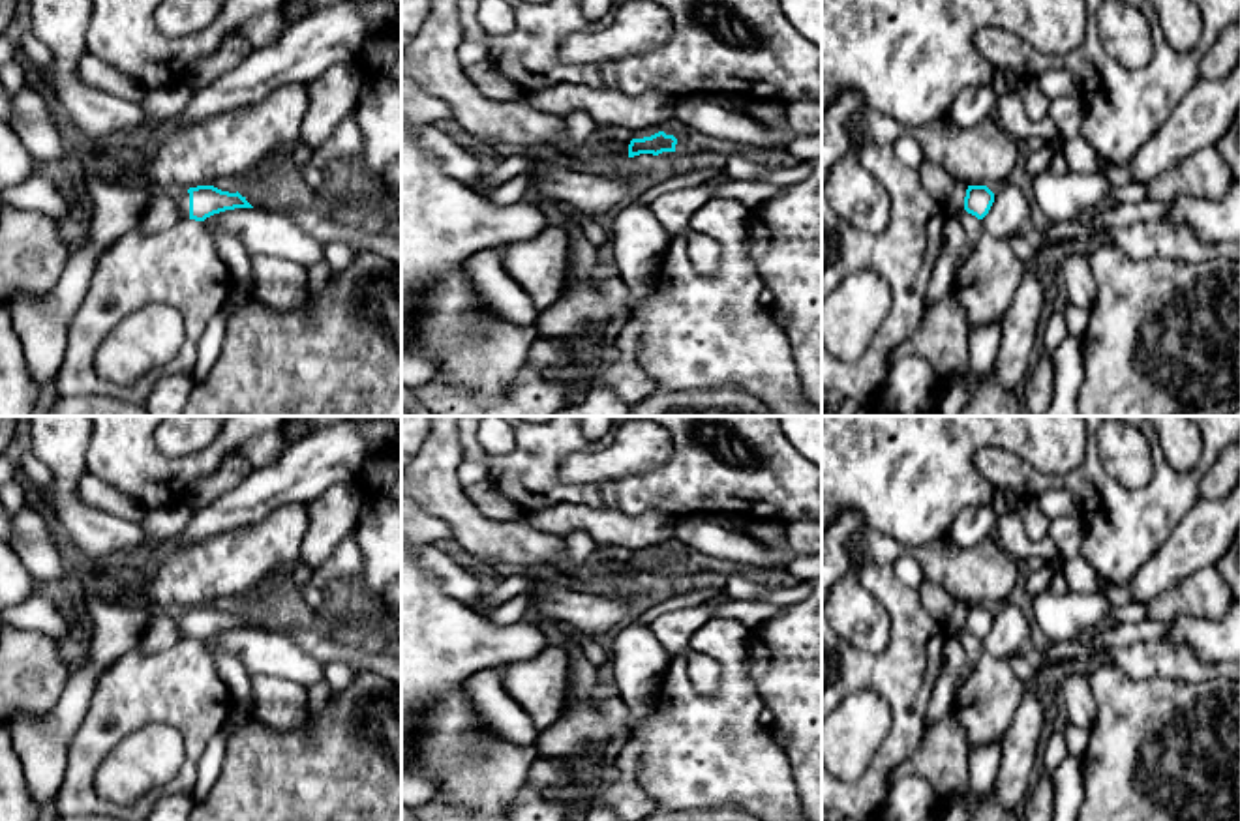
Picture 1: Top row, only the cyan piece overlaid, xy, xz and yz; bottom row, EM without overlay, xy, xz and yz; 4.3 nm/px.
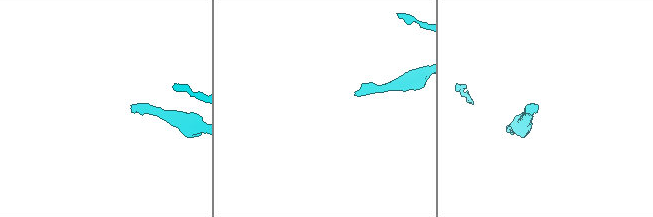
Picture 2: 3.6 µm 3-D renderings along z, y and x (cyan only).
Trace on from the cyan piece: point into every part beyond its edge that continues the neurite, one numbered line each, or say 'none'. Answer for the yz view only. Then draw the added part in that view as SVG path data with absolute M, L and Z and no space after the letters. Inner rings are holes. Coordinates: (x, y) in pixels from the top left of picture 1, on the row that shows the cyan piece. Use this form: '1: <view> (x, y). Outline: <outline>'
none

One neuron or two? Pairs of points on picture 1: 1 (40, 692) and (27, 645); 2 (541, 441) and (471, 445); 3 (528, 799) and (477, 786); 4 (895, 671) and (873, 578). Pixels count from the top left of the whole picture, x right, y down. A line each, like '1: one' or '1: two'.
1: one
2: one
3: two
4: one

